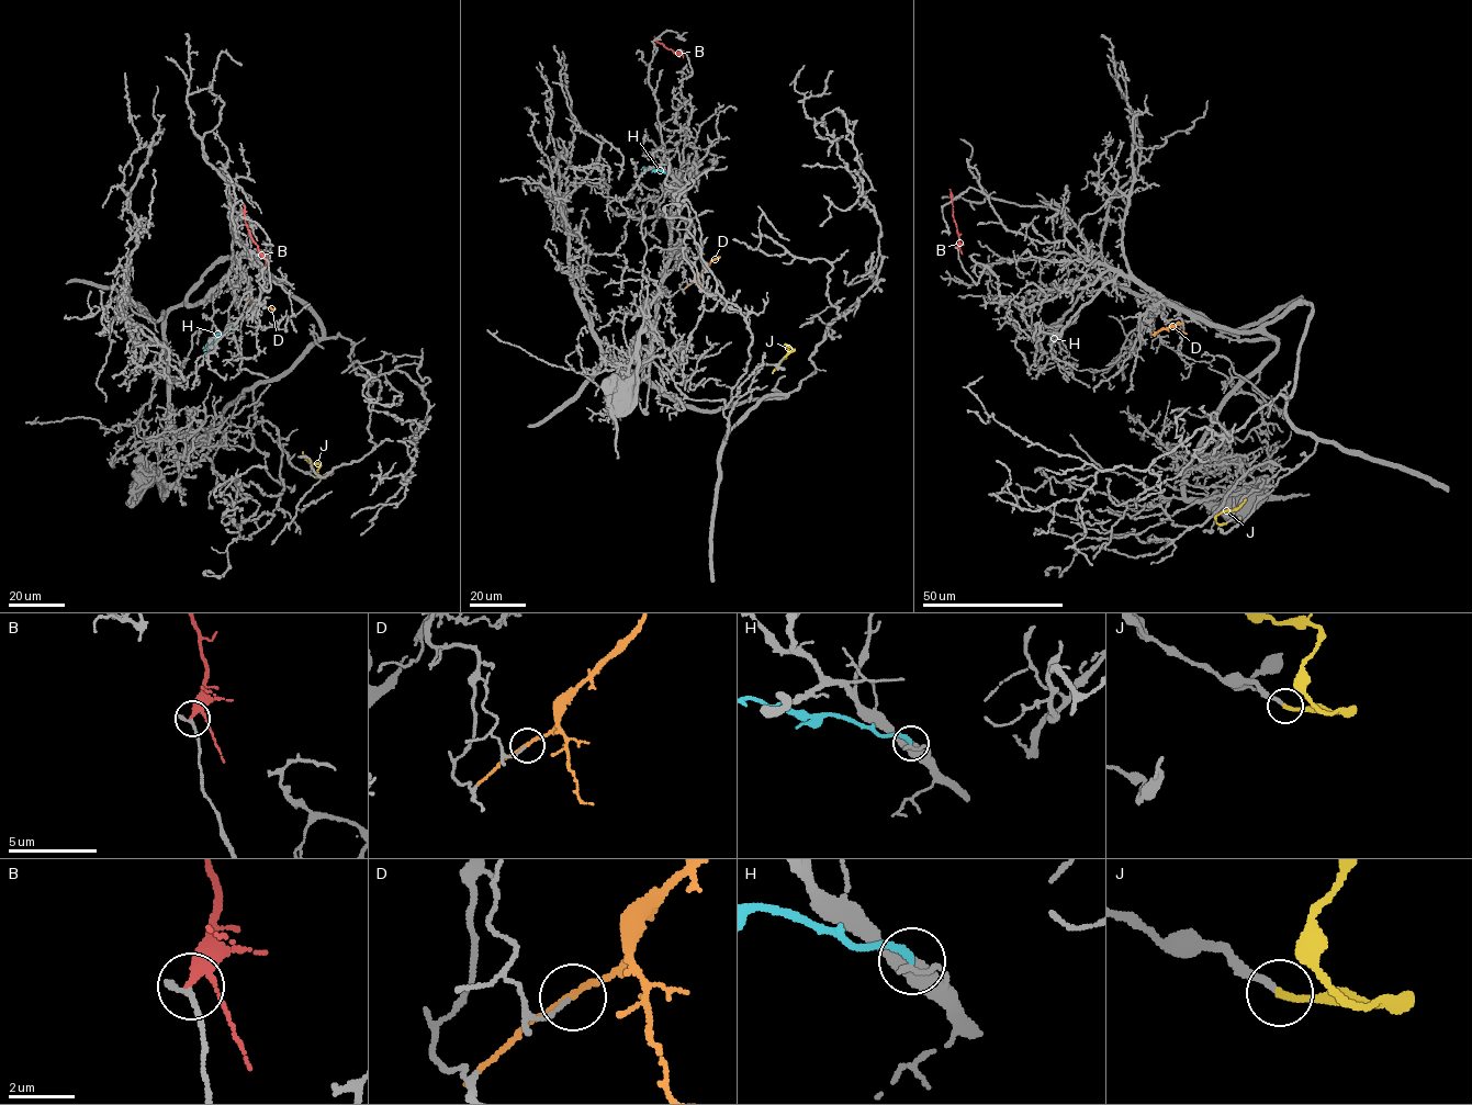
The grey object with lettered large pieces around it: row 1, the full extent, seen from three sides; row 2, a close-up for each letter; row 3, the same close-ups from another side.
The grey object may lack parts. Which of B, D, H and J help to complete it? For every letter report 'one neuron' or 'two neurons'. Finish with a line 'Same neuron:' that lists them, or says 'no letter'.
B: two neurons
D: two neurons
H: two neurons
J: one neuron
Same neuron: J

